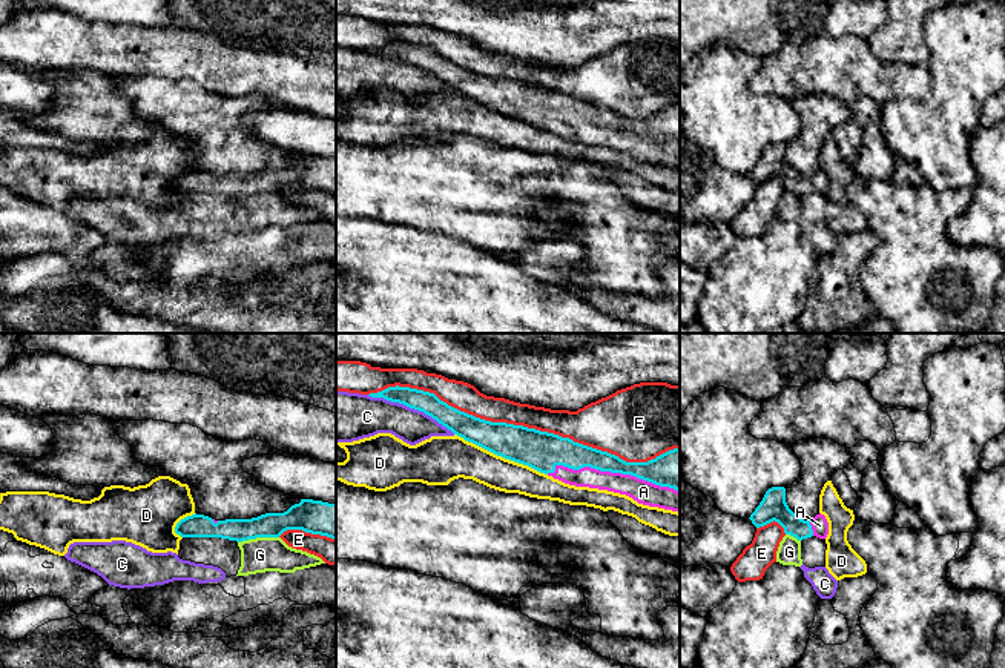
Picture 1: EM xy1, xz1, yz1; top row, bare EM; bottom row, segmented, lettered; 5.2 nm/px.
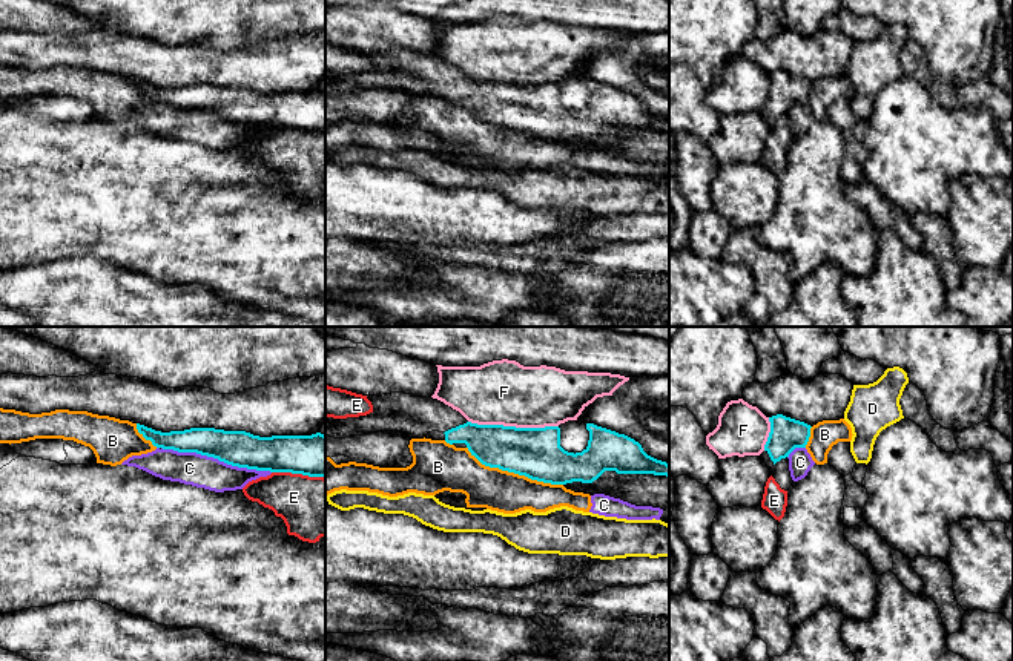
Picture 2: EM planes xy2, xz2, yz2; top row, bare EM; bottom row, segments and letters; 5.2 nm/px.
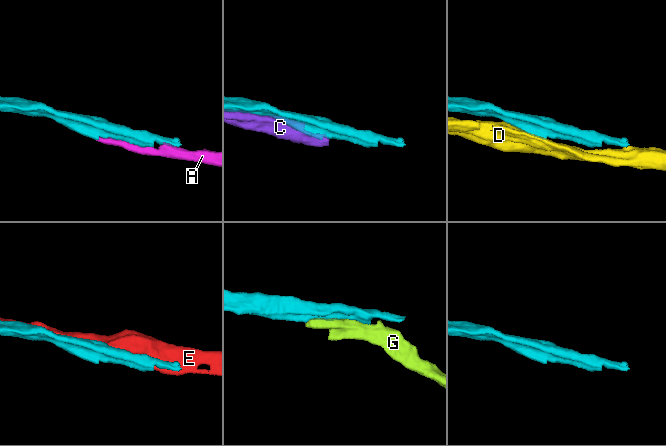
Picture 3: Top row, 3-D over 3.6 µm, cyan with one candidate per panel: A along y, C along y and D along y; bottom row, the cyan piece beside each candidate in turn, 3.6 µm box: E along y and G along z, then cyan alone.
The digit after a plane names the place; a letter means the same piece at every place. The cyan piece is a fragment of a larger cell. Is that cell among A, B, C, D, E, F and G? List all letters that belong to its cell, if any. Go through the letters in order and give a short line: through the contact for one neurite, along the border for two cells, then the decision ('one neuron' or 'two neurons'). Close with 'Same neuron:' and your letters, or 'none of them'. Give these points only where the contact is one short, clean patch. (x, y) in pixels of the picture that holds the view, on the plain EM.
A: one neuron
B: two neurons
C: two neurons
D: two neurons
E: two neurons
F: two neurons
G: two neurons
Same neuron: A

